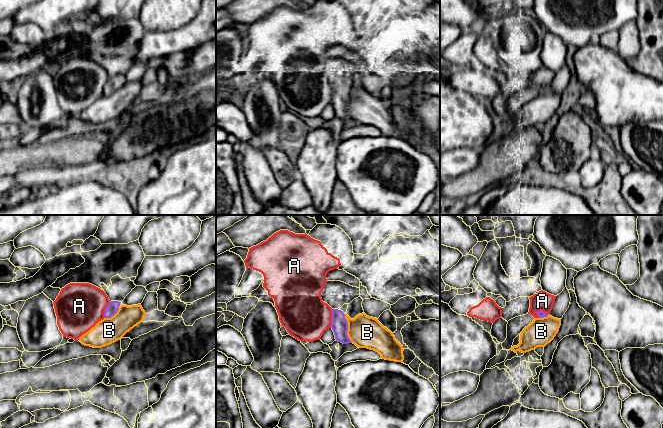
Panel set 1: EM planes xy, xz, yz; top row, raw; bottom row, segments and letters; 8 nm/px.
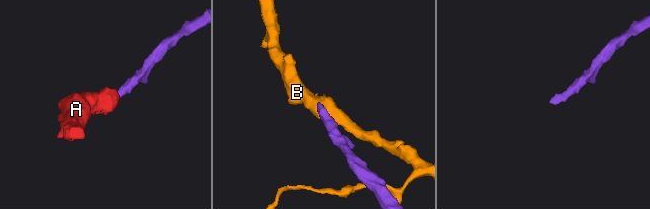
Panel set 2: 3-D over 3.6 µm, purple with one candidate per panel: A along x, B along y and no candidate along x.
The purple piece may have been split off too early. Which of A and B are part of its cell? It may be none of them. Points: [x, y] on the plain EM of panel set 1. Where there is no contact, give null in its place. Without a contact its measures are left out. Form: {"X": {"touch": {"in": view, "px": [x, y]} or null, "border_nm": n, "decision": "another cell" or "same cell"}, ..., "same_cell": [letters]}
{"A": {"touch": {"in": "xz", "px": [332, 94]}, "border_nm": 150, "decision": "another cell"}, "B": {"touch": {"in": "xz", "px": [347, 104]}, "border_nm": 240, "decision": "another cell"}, "same_cell": []}

